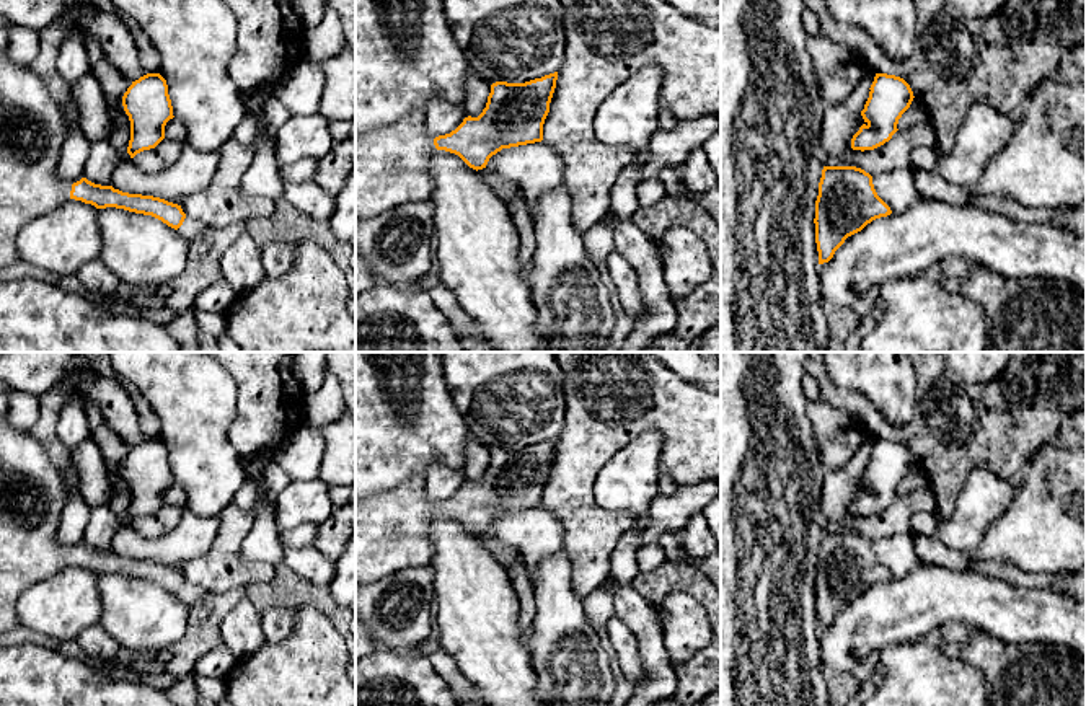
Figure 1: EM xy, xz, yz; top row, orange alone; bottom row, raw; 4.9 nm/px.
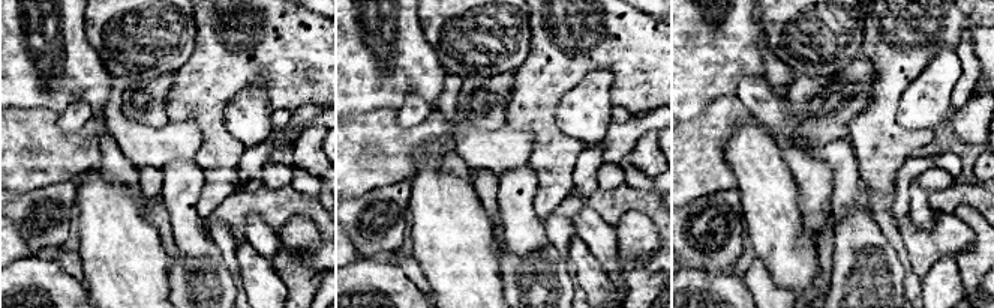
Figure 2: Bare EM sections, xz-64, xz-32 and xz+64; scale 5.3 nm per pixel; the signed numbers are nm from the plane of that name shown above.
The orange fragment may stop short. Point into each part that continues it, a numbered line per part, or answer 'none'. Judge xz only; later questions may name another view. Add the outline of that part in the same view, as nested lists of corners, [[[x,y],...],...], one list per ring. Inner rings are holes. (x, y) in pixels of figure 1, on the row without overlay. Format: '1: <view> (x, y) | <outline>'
1: xz (392, 527) | [[[414,476],[393,489],[355,496],[355,585],[432,563],[435,510],[426,488],[426,476]]]

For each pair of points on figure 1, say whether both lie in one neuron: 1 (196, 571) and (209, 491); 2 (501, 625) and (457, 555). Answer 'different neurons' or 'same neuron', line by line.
1: different neurons
2: same neuron

